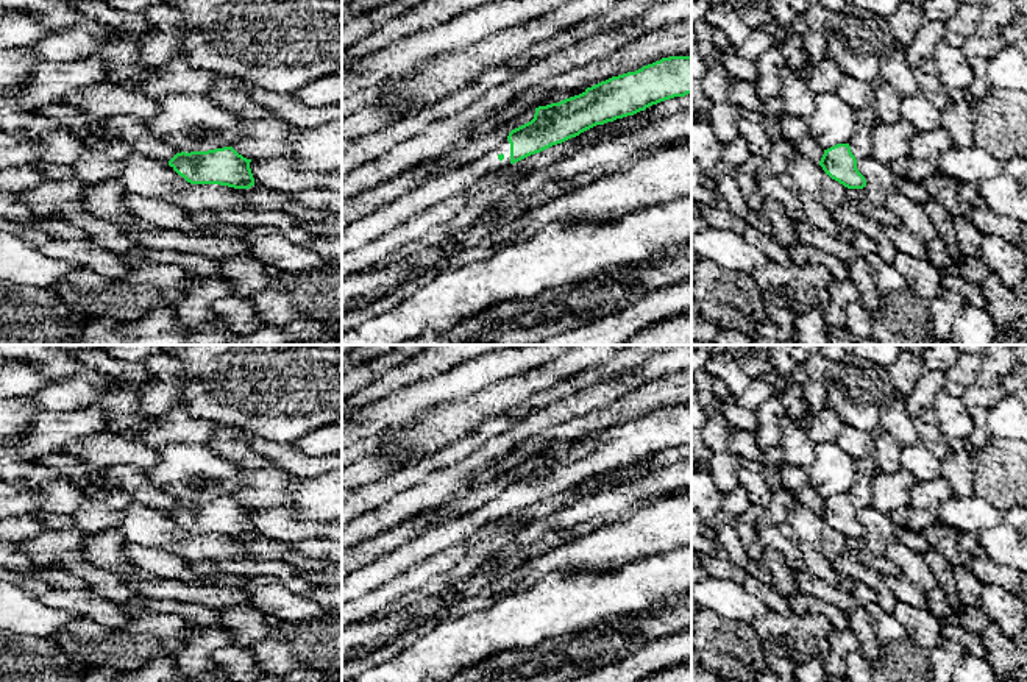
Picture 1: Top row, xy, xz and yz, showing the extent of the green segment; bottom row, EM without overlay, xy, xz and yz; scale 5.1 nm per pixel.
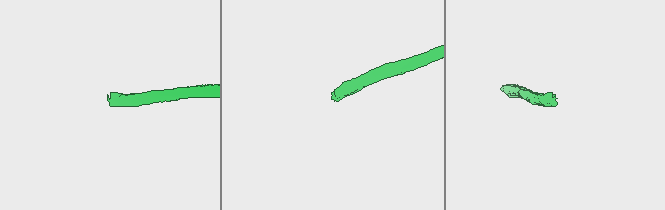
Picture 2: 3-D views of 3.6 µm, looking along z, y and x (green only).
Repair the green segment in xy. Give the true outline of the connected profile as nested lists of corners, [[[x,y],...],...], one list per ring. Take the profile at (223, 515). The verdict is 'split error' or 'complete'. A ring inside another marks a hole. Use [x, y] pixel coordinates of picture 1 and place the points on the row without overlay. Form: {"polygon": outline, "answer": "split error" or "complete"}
{"polygon": [[[233,496],[208,501],[176,503],[169,515],[190,534],[220,534],[234,538],[250,538],[254,527],[251,509],[239,504]]], "answer": "complete"}

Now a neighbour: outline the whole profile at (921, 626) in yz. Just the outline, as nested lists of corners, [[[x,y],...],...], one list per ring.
[[[897,602],[893,615],[905,627],[907,637],[927,651],[935,648],[943,638],[941,621],[927,609]]]

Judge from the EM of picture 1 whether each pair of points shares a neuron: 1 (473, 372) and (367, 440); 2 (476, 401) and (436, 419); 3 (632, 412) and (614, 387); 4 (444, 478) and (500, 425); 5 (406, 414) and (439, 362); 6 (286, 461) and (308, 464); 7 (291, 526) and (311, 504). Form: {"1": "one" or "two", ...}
{"1": "one", "2": "one", "3": "two", "4": "two", "5": "two", "6": "one", "7": "two"}

